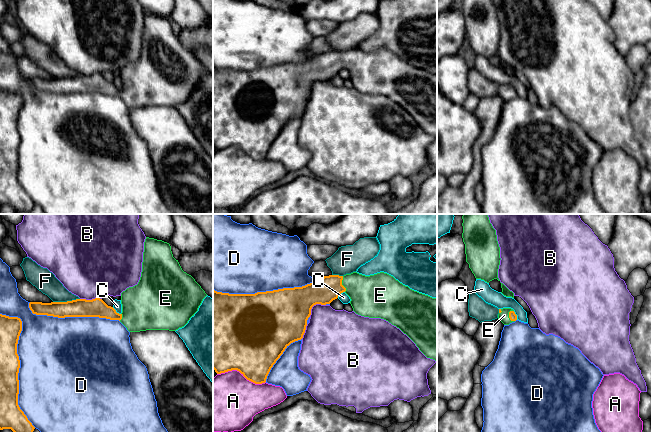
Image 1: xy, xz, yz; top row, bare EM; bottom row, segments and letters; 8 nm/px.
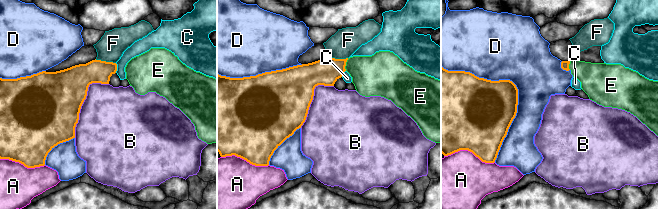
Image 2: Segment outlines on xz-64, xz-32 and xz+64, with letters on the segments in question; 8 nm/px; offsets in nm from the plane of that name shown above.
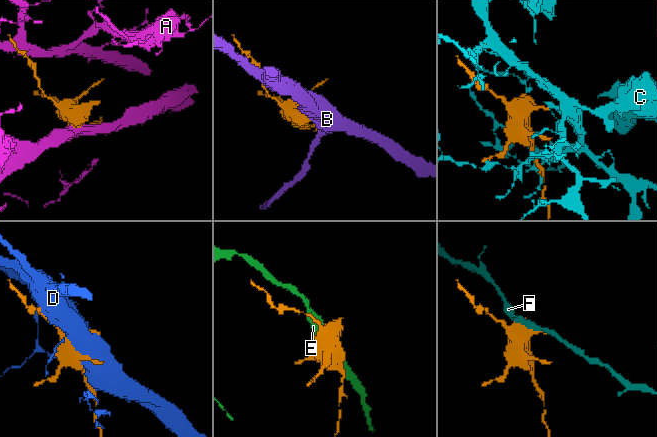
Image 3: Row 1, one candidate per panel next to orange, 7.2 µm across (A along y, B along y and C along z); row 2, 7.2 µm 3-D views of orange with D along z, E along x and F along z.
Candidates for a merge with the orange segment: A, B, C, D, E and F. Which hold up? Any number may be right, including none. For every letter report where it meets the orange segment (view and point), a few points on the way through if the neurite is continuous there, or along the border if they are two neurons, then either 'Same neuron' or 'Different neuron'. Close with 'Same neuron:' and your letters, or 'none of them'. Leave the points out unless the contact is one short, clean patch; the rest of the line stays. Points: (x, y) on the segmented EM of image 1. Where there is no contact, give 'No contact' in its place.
A: Touches orange at xz (241, 373). Different neuron
B: Touches orange at xz (314, 304). Different neuron
C: Touches orange at xy (115, 311). Boundary: xy (112, 307), (120, 314). Different neuron
D: Touches orange at xy (19, 363). Different neuron
E: Touches orange at yz (509, 317). Path across: yz (513, 317), (509, 317), (504, 315). Same neuron
F: Touches orange at xy (67, 301). Different neuron
Same neuron: E

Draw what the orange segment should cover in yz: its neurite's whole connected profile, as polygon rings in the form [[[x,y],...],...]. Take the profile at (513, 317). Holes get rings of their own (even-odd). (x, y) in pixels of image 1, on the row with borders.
[[[511,308],[499,309],[498,319],[504,324],[509,325],[517,320],[517,315]]]

